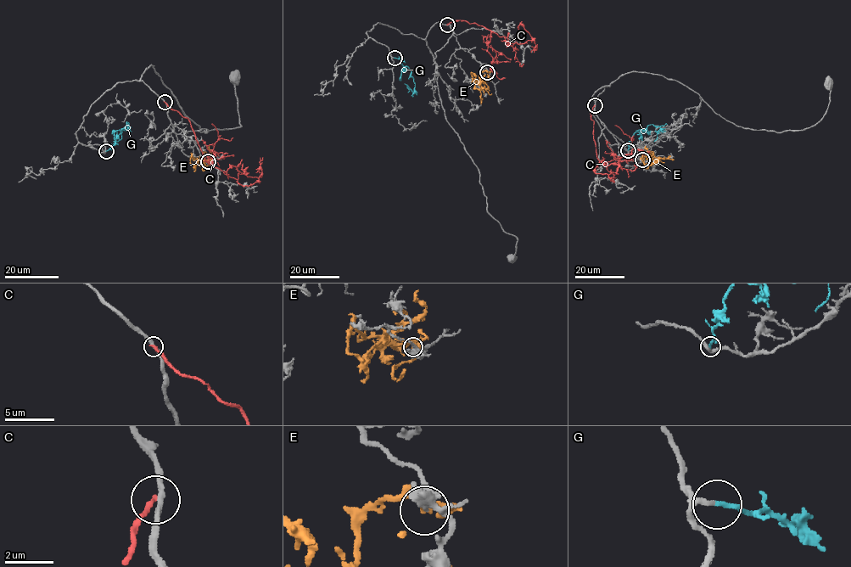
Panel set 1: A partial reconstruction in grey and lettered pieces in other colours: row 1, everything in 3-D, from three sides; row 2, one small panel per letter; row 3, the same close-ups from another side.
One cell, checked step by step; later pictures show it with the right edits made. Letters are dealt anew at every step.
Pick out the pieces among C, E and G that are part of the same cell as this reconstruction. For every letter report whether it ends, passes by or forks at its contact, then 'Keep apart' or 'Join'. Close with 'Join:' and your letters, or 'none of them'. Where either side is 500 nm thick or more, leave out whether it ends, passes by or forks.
C: It ends there. Keep apart
E: It passes by. Keep apart
G: It ends there. Join
Join: G

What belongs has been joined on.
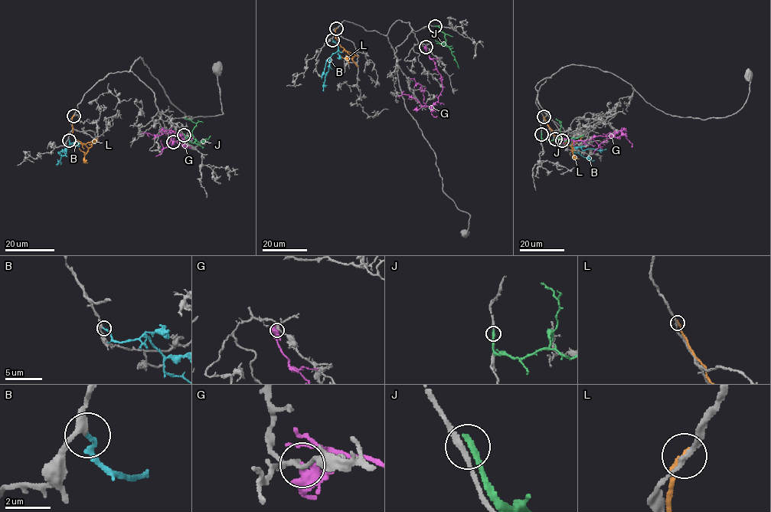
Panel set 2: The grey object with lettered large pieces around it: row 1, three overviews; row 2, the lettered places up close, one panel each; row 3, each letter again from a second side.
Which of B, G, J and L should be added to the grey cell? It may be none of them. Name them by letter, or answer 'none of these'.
B

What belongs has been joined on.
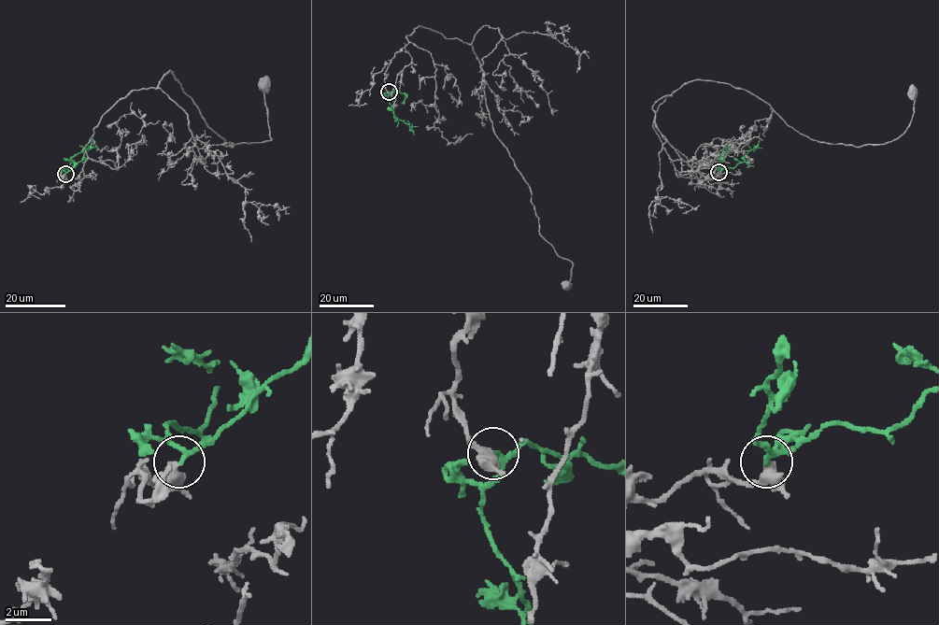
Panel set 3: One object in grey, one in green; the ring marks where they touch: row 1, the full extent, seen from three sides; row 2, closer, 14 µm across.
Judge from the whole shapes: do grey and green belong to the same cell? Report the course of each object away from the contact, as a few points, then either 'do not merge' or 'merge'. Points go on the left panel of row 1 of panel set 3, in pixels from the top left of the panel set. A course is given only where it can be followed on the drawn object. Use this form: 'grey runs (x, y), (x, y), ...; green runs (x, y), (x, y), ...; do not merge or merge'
grey runs (64, 173), (62, 181), (80, 172), (100, 118), (170, 70), (225, 141), (267, 141), (263, 84); green runs (65, 173), (64, 169), (67, 169), (72, 159), (92, 144), (92, 137); merge

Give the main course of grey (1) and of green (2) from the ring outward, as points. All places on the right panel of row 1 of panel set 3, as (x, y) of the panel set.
1: (718, 171), (678, 176), (653, 127), (683, 85), (730, 83), (812, 139), (860, 147), (906, 129), (910, 92)
2: (718, 171), (733, 168), (742, 162), (760, 139)

